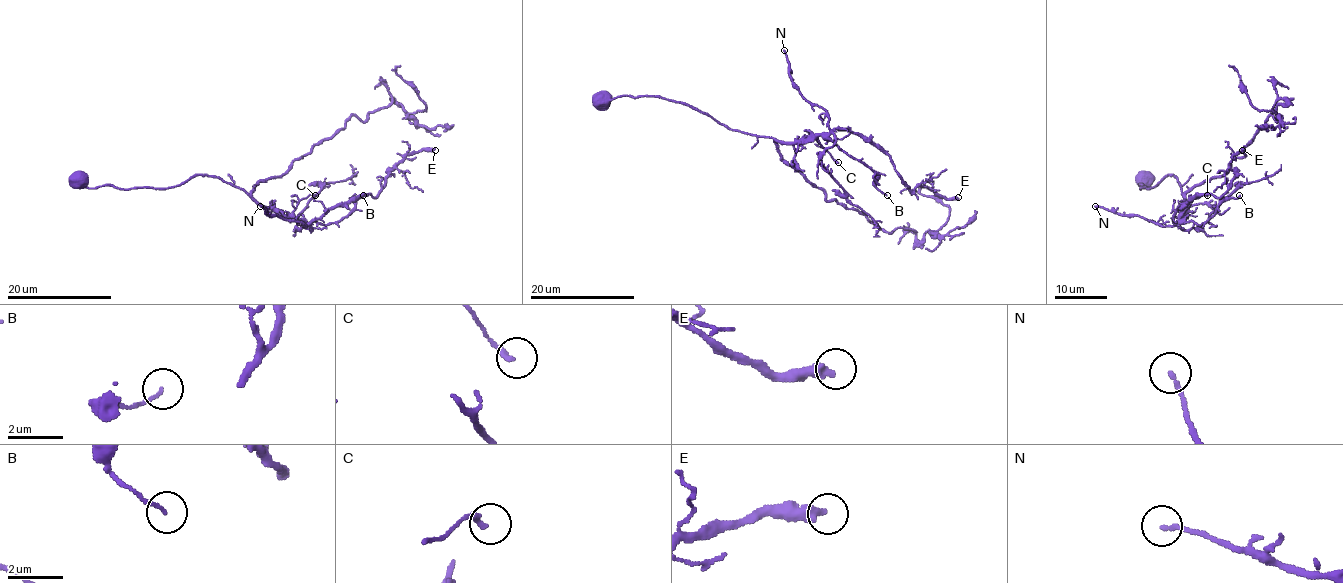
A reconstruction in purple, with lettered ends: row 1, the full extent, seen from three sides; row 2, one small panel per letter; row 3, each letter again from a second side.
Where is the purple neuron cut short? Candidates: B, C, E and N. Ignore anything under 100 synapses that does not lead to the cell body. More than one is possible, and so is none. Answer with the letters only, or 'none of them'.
none of them

